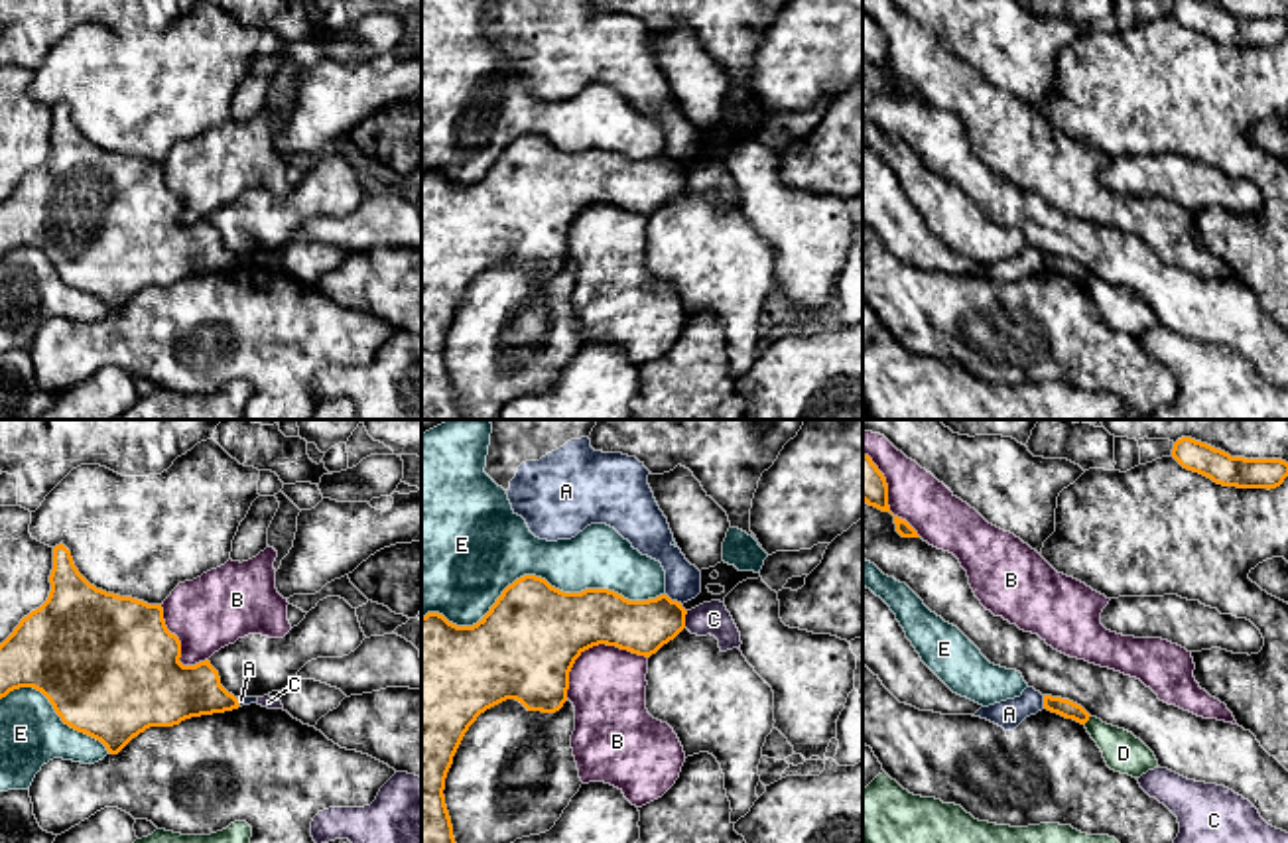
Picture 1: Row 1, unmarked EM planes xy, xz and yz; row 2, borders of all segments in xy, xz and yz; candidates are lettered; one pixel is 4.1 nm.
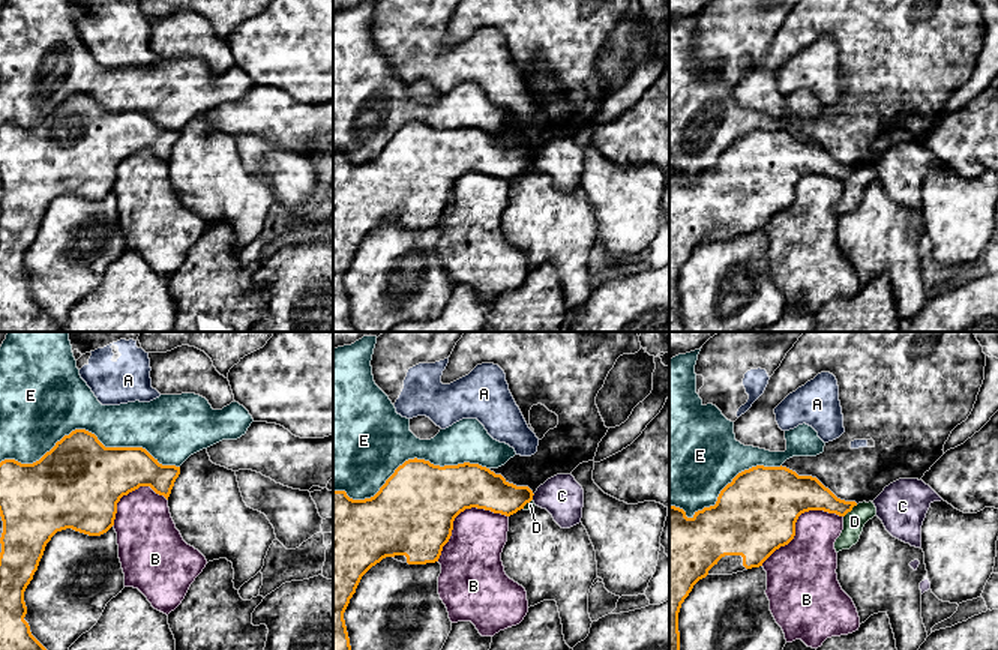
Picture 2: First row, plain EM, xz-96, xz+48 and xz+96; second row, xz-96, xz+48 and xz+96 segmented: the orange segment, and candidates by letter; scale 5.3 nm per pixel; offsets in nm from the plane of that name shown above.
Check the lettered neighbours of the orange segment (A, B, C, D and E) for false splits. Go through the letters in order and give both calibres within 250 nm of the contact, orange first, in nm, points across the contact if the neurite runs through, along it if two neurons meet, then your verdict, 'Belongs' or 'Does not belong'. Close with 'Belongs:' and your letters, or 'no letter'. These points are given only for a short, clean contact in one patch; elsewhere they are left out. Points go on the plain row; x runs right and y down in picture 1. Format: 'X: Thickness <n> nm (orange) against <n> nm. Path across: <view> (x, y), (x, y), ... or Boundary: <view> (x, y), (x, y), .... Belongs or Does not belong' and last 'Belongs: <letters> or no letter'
A: Thickness 220 nm (orange) against 140 nm. Boundary: xz (666, 152), (682, 162). Does not belong
B: Thickness 400 nm (orange) against 320 nm. Does not belong
C: Thickness 220 nm (orange) against 130 nm. Boundary: xz (688, 170), (684, 186). Does not belong
D: Thickness 70 nm (orange) against 160 nm. Boundary: yz (1090, 274), (1084, 282). Does not belong
E: Thickness 400 nm (orange) against 360 nm. Does not belong
Belongs: no letter

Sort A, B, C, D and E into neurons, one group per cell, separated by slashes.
A / B / C / D / E

